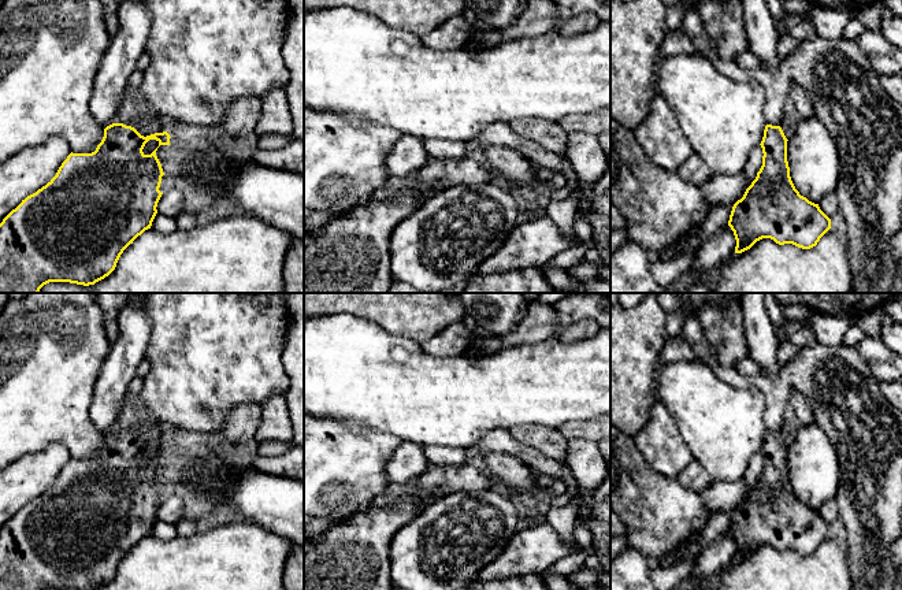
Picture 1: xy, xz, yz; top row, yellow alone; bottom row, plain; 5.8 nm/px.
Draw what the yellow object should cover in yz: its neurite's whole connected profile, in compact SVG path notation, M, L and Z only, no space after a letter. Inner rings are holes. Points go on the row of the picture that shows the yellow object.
M765 126L760 144L762 166L743 197L734 204L728 220L736 240L735 253L750 249L762 238L810 249L831 229L831 219L819 204L795 189L787 141L780 126Z

